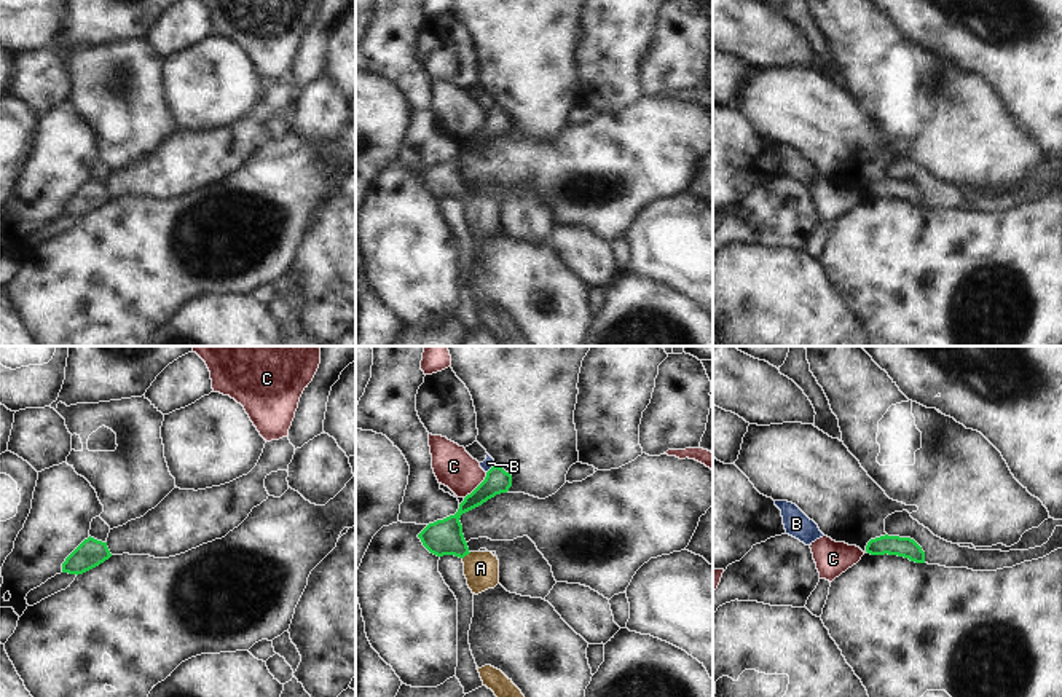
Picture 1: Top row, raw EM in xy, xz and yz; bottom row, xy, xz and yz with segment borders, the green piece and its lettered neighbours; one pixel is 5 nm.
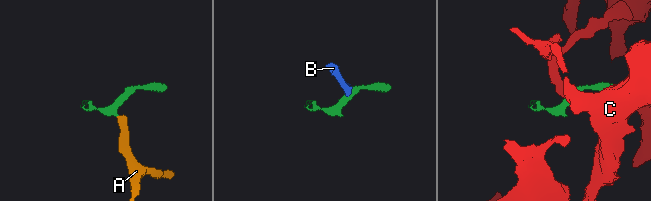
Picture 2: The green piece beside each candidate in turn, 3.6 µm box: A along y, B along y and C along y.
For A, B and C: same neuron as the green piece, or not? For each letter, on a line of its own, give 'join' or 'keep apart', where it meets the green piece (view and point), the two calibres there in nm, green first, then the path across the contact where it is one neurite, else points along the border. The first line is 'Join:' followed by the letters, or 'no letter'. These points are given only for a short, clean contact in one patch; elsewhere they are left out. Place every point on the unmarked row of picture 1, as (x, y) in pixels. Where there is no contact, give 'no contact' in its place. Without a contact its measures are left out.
Join: A
A: join; meets green in xz at (466, 196); 180 nm thick on the green side, 180 nm on the other; runs through xz (445, 179), (466, 196), (480, 211)
B: keep apart; meets green in xz at (491, 110); 120 nm thick on the green side, 60 nm on the other; border along xz (495, 106), (487, 115)
C: keep apart; meets green in xz at (479, 128); 120 nm thick on the green side, 200 nm on the other; border along xz (487, 115), (464, 141)

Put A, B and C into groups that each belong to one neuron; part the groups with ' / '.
A / B / C

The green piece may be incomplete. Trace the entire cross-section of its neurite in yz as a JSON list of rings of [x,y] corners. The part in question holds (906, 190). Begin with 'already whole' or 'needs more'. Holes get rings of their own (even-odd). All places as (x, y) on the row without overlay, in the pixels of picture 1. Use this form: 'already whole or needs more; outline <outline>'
already whole; outline [[[880,179],[871,182],[866,188],[866,195],[871,198],[898,198],[909,201],[915,206],[925,206],[925,195],[922,190],[911,180],[899,180],[899,179]]]

